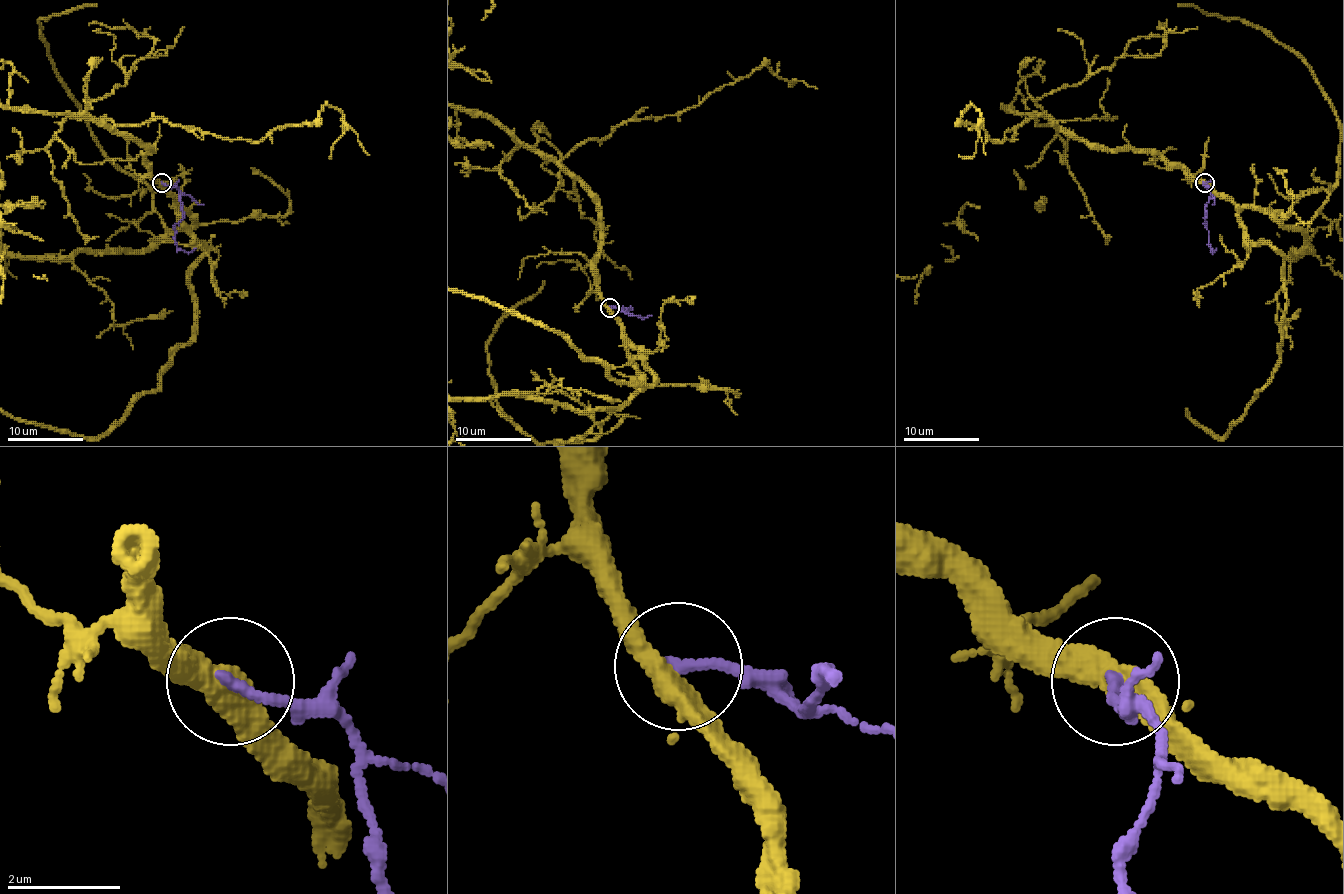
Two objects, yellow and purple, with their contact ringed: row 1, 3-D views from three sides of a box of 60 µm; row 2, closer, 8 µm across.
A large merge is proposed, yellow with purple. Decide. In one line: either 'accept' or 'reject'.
reject

